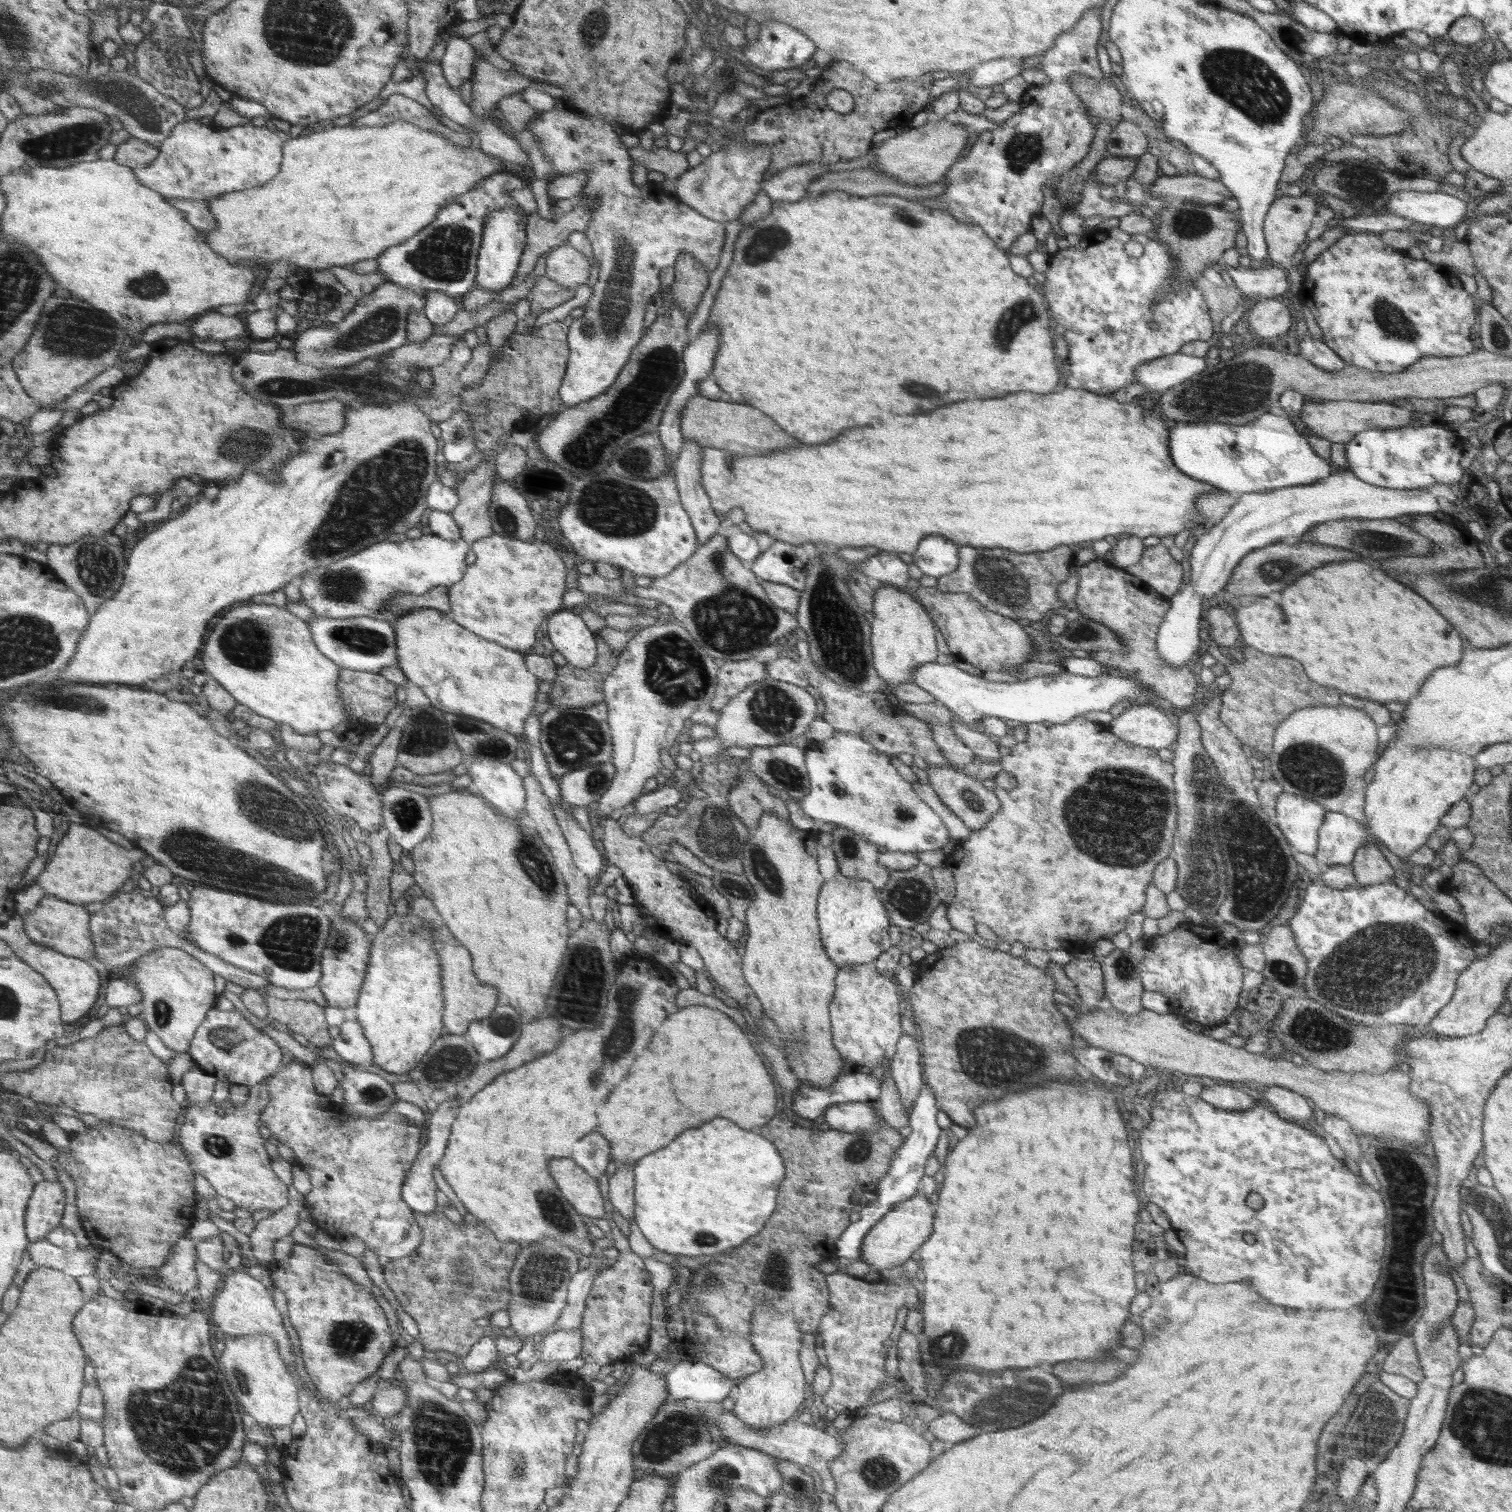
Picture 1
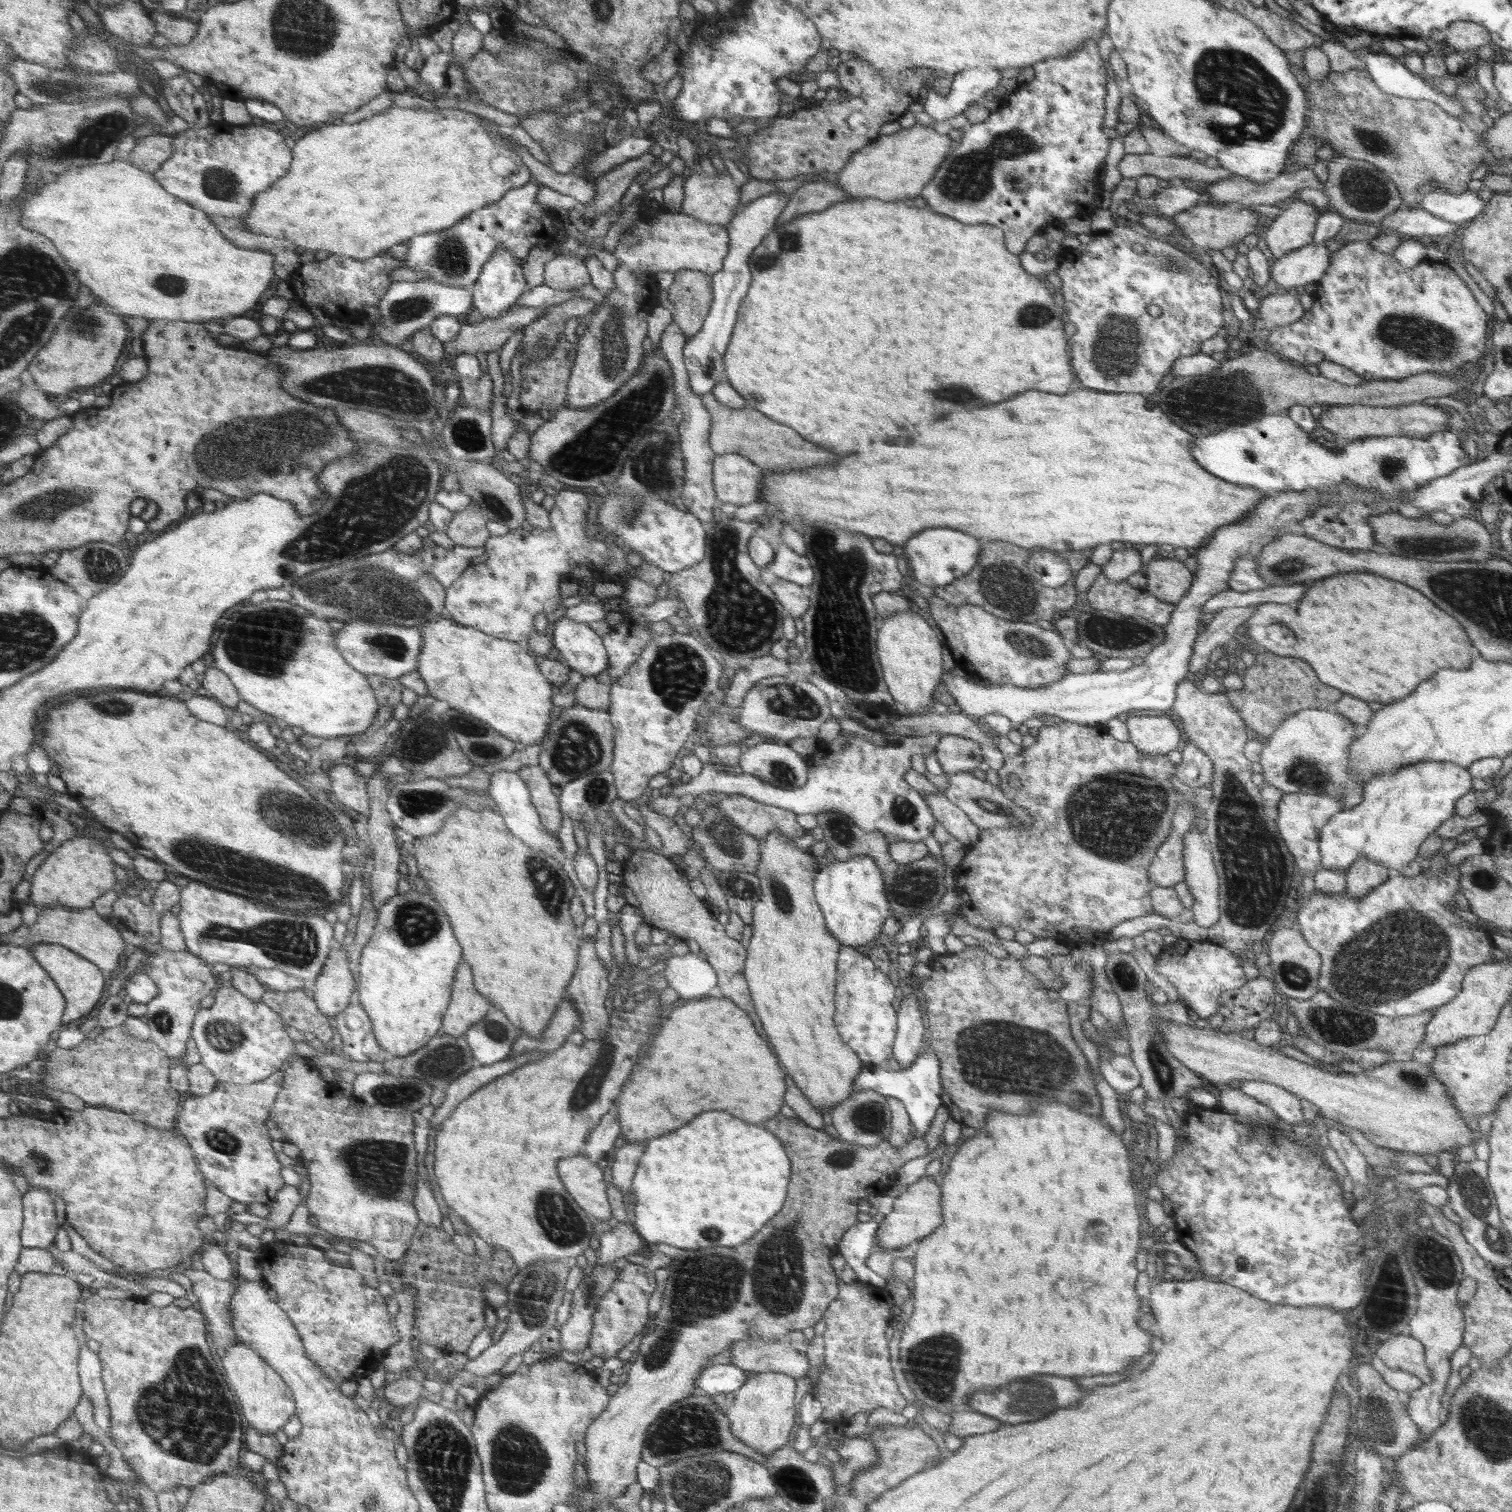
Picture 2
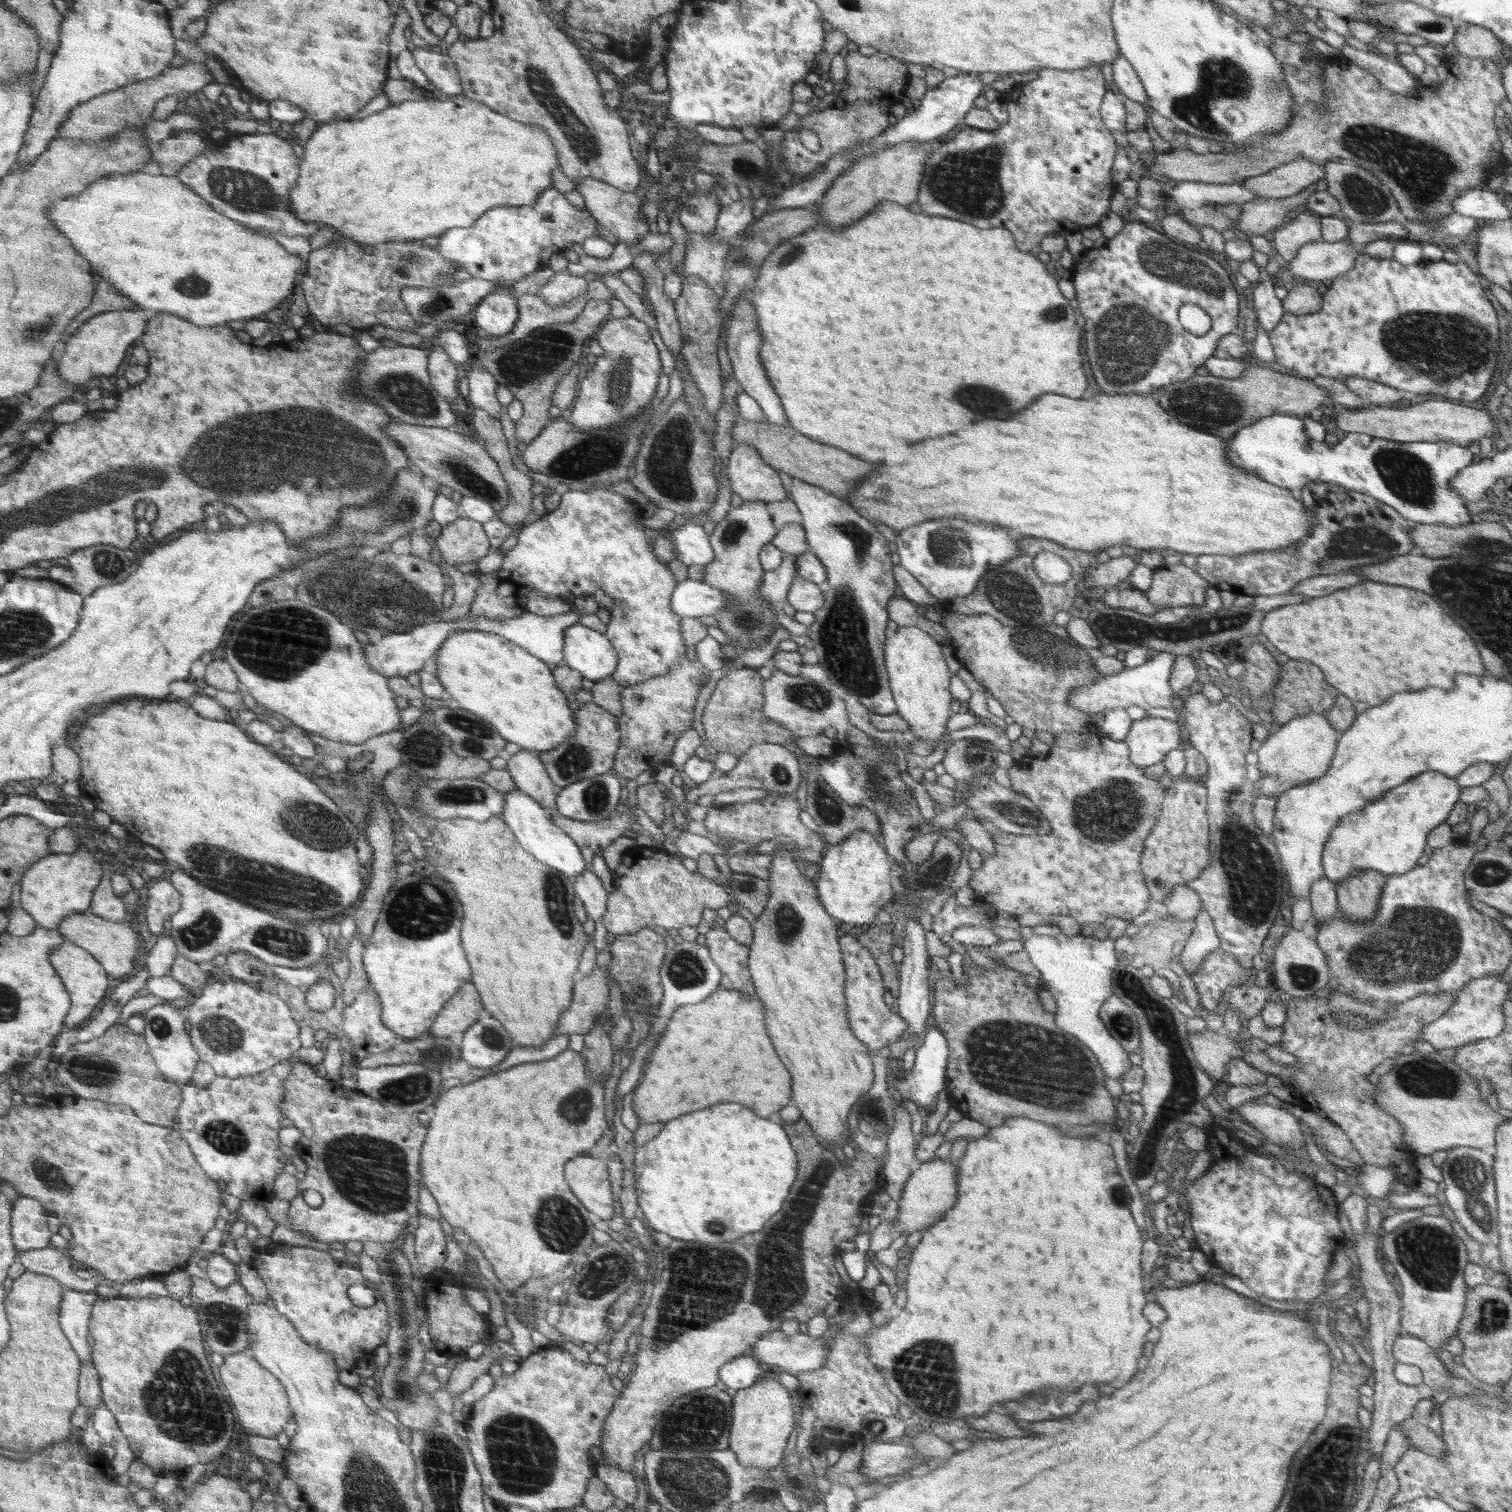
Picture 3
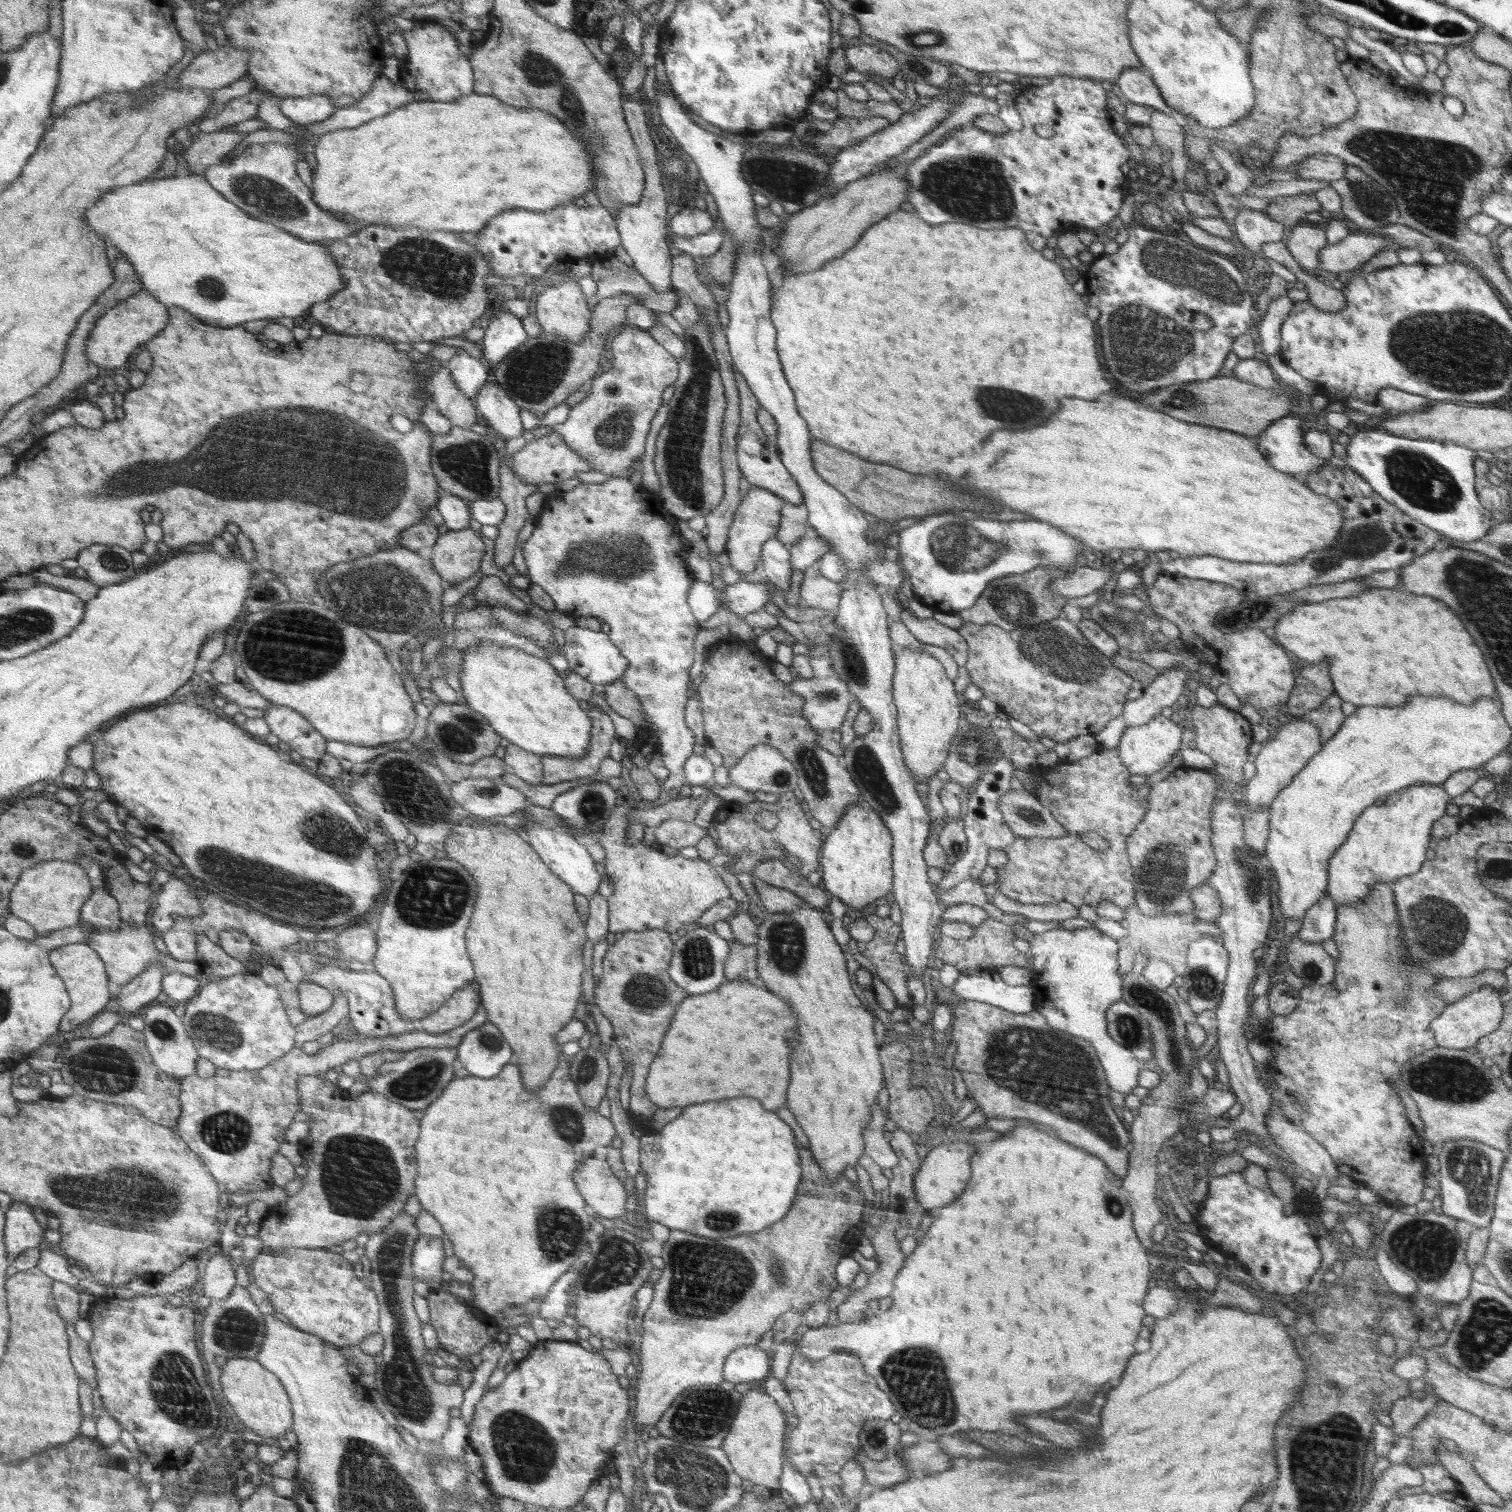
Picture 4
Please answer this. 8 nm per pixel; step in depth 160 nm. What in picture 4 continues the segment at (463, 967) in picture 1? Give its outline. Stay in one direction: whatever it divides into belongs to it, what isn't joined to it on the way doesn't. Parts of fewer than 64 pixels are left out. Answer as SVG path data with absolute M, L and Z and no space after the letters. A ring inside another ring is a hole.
M469 985L456 991L448 999L448 1004L443 1005L444 1008L439 1008L426 1018L415 1021L415 1030L442 1034L466 1024L476 1014L478 1006L480 1006L480 996Z

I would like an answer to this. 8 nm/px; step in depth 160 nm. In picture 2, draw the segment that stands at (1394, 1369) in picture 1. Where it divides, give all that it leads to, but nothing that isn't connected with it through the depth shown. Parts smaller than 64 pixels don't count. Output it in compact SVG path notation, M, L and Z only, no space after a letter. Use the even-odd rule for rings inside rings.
M1396 1336L1382 1343L1375 1354L1389 1369L1410 1372L1422 1380L1423 1384L1432 1382L1432 1373L1426 1365L1424 1346L1412 1336Z

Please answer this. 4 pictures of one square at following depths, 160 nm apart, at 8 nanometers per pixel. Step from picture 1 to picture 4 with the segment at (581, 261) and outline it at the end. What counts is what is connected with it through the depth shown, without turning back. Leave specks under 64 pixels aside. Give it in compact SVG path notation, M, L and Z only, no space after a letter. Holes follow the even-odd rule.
M562 281L537 296L535 308L532 308L541 326L541 330L556 336L563 336L573 343L579 343L591 330L592 312L580 285L576 281Z

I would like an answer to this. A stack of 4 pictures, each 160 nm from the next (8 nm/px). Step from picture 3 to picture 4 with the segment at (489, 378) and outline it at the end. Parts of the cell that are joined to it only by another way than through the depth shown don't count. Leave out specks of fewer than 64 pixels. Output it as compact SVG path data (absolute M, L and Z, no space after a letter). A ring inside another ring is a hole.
M490 379L476 395L475 408L483 422L487 422L506 440L523 436L524 426L520 408L508 398L499 384Z

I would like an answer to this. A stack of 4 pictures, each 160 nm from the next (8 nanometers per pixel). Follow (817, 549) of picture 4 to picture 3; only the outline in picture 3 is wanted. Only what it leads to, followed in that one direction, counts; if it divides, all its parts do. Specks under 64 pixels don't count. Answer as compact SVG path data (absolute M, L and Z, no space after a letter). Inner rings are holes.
M785 554L783 562L777 569L766 570L763 583L760 585L759 595L765 603L782 604L788 594L795 574L795 555ZM685 579L675 588L672 594L672 609L678 616L710 616L723 609L730 600L727 592L712 588L705 582Z

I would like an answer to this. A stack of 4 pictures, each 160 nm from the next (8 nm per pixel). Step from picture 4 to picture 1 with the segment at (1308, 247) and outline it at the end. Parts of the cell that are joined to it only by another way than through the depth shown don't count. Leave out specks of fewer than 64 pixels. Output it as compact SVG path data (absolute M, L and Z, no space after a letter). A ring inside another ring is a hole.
M1307 195L1281 196L1272 201L1267 210L1263 233L1267 244L1267 255L1274 265L1290 268L1290 264L1298 258L1298 246L1306 241L1306 233L1312 226L1312 218L1317 215L1319 206Z

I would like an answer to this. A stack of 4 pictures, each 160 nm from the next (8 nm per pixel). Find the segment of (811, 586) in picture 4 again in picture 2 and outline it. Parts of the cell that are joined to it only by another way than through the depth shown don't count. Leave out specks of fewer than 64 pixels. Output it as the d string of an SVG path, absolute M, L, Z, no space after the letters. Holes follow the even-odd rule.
M776 579L769 587L773 589L779 603L786 610L786 614L796 619L806 612L810 604L810 594L807 588L784 579Z

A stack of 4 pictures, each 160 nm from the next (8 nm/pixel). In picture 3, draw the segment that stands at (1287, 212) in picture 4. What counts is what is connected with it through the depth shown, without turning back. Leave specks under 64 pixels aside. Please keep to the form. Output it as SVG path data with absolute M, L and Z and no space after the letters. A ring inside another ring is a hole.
M1320 179L1310 186L1288 198L1282 200L1258 199L1254 198L1241 204L1241 216L1239 218L1239 229L1249 234L1263 235L1268 230L1276 229L1284 222L1287 222L1285 216L1290 210L1305 210L1304 204L1307 198L1315 192L1325 190L1327 182Z

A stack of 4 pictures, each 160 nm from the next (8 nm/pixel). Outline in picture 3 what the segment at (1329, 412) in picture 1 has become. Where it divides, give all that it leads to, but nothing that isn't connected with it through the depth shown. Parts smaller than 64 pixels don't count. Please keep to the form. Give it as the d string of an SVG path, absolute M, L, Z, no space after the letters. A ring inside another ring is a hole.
M1430 400L1405 408L1372 406L1370 408L1339 409L1335 414L1335 424L1340 435L1346 433L1363 433L1364 435L1394 440L1402 443L1418 443L1425 441L1448 441L1452 444L1468 447L1482 438L1495 440L1494 432L1498 432L1490 420L1490 416L1482 410L1460 406L1447 400Z

